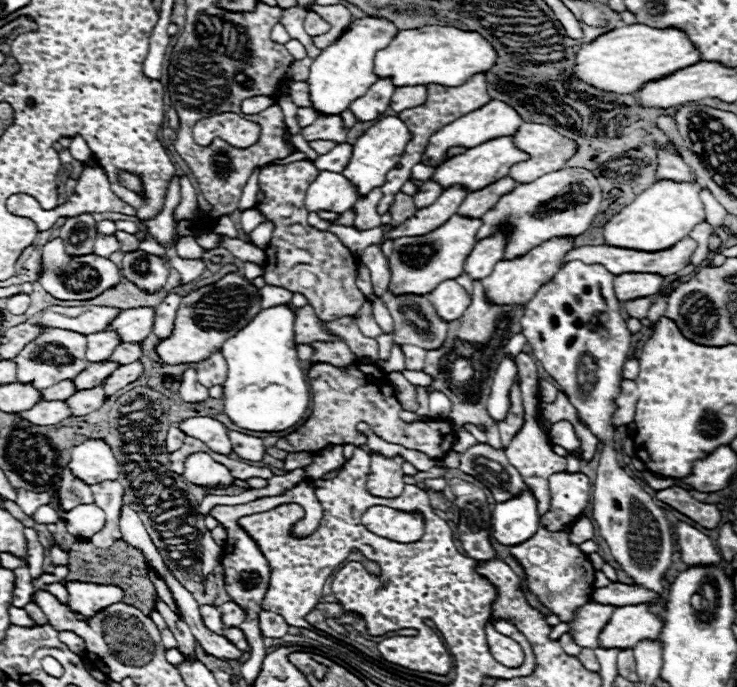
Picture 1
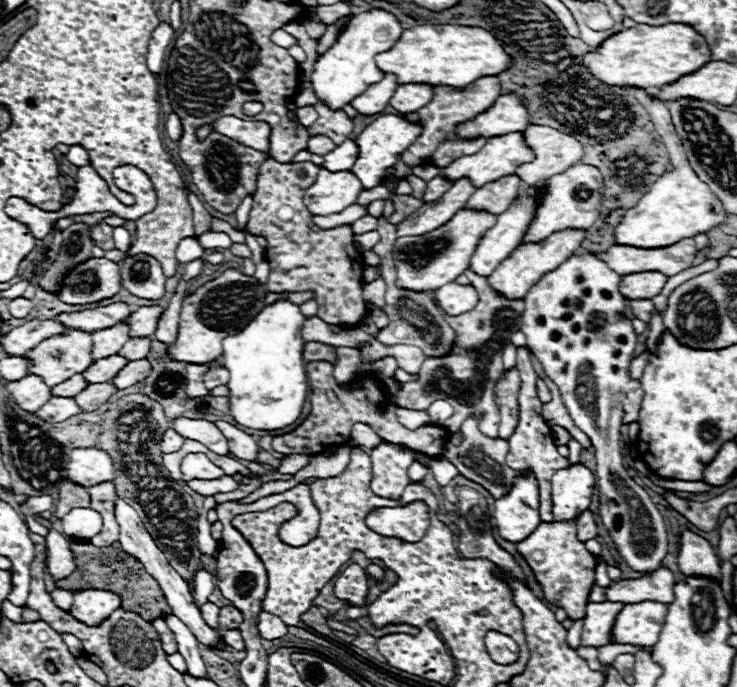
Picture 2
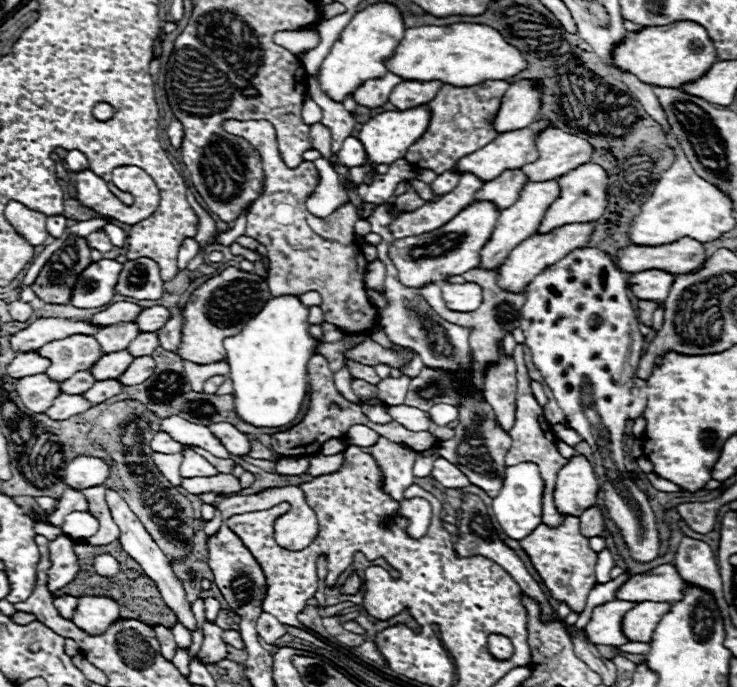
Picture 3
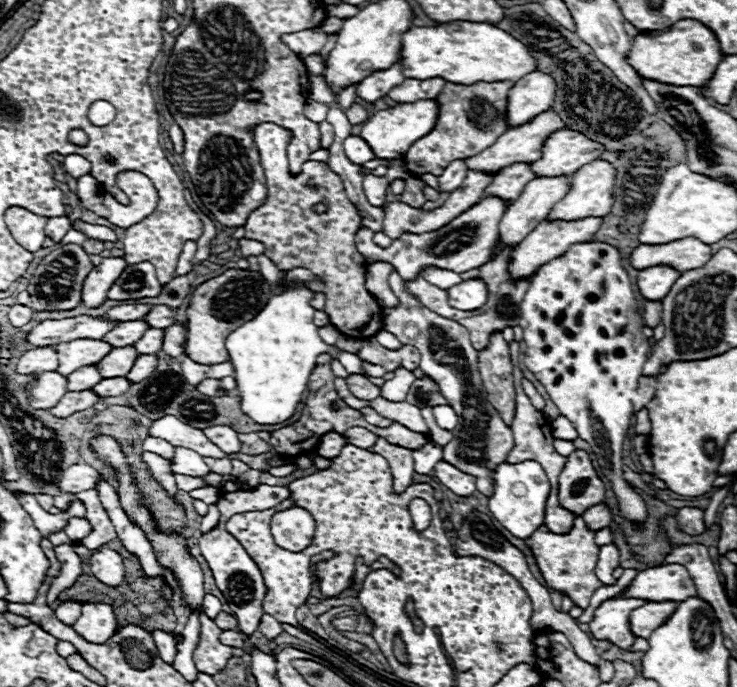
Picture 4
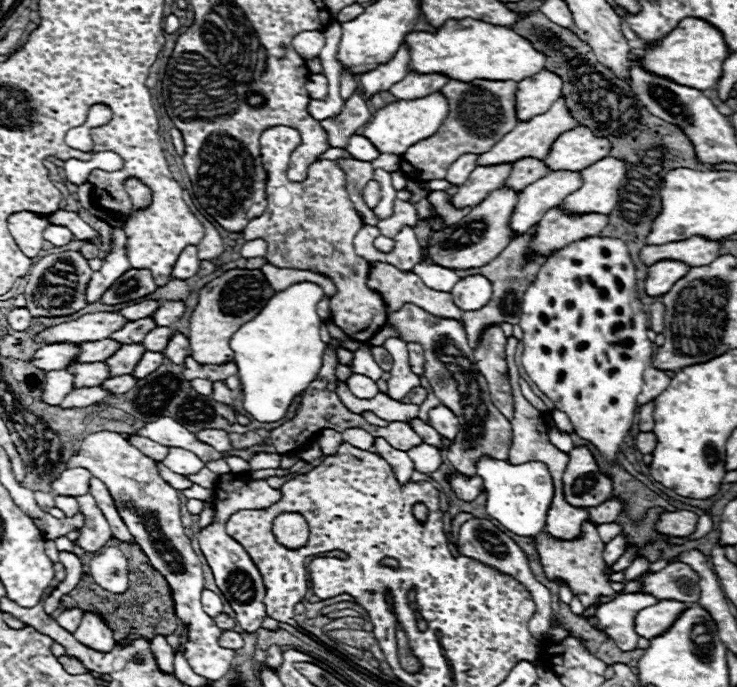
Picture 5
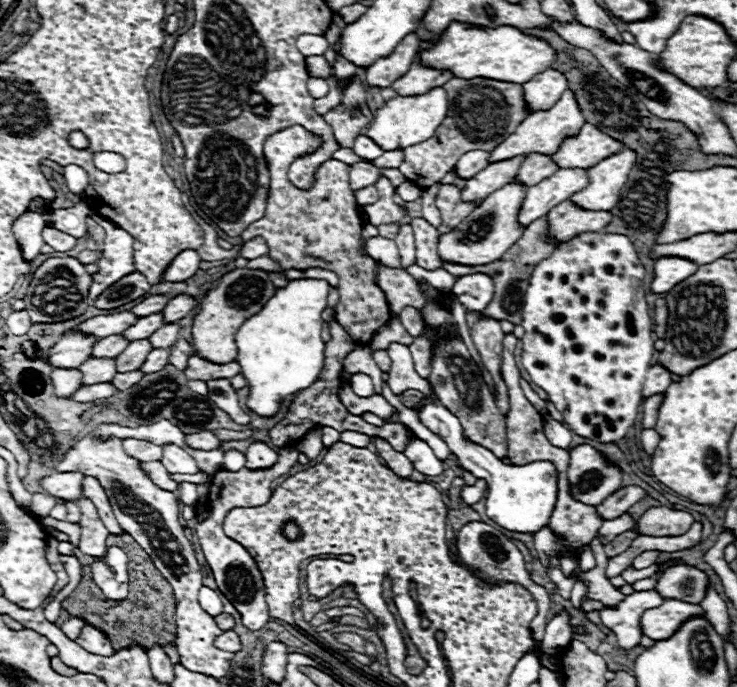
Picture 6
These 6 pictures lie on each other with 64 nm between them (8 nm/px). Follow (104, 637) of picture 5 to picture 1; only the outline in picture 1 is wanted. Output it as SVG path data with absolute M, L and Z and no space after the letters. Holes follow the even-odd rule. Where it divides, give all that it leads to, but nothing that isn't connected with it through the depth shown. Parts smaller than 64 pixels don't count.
M68 582L66 584L70 600L68 606L82 614L82 616L94 616L98 610L104 610L106 606L114 602L122 602L124 592L118 586L102 586L102 584L86 584L86 582Z

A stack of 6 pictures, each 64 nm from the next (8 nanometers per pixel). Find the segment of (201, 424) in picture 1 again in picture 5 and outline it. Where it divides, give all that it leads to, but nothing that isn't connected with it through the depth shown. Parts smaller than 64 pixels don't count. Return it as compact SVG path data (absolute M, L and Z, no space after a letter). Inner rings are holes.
M166 416L158 418L156 422L146 424L136 434L150 438L154 442L162 442L164 446L180 446L184 450L190 450L192 454L198 454L198 458L202 458L204 464L222 458L220 452L216 452L214 448L210 448L206 444L200 444L196 440L196 436L192 432L188 432L182 424L178 424L174 418L166 418Z

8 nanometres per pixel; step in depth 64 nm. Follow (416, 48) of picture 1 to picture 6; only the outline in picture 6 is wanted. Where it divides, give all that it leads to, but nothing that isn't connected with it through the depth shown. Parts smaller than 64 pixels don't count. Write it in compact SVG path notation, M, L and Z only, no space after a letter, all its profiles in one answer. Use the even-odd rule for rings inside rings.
M452 22L448 30L440 36L440 42L422 52L422 62L426 66L450 70L458 78L490 78L500 82L514 82L526 84L532 76L548 70L552 62L556 62L556 50L542 38L526 36L514 26L500 26L500 28L478 28L460 22Z

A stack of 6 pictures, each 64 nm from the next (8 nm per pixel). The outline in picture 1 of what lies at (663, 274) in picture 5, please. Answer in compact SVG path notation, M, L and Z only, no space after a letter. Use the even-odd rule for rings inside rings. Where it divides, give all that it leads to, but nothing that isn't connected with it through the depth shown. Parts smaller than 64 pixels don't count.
M646 272L622 274L622 276L614 278L614 290L616 290L620 302L626 302L626 300L656 294L662 288L662 282L664 282L664 278L660 274L646 274Z

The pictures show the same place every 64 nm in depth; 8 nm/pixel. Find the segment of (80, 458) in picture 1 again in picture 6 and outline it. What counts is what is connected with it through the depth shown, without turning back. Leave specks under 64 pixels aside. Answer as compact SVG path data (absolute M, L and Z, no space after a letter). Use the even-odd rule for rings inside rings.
M54 472L40 480L46 494L60 500L76 500L82 496L82 472Z

